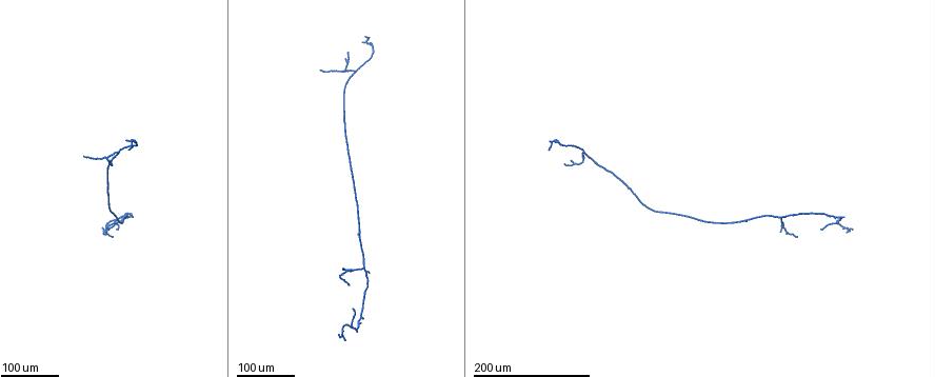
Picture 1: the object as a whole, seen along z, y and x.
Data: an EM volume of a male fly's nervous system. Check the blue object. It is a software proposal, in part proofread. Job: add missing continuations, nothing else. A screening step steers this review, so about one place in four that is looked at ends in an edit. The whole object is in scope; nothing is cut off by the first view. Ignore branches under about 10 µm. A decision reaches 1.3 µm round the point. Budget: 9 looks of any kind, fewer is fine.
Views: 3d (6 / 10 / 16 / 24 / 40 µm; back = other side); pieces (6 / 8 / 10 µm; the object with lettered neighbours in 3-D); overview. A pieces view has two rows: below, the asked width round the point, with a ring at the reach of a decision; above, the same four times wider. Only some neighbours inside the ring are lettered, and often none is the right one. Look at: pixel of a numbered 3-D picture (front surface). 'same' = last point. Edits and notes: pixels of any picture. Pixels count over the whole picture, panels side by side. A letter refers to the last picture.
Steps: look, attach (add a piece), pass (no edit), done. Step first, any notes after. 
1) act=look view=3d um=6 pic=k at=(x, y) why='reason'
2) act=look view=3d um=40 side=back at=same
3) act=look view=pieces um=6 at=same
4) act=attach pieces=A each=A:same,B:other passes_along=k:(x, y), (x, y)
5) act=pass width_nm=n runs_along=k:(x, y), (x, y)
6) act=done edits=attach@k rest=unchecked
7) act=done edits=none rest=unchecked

act=look view=3d um=40 pic=1 at=(131, 141)

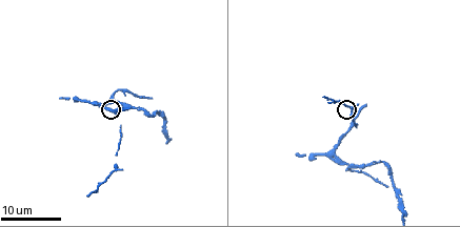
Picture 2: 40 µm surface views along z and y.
act=look view=pieces um=6 pic=2 at=(364, 106)

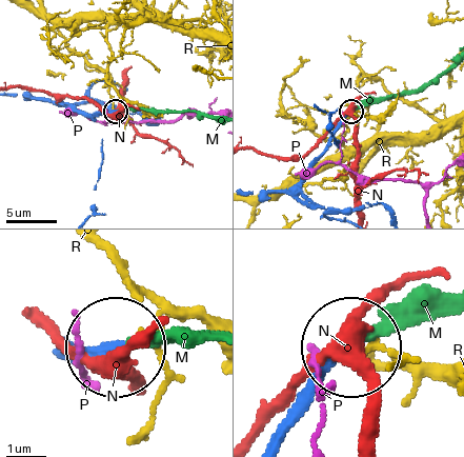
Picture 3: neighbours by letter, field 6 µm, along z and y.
act=attach pieces=M each=M:same,N:other,P:other,R:other passes_along=3:(95, 114), (154, 110), (215, 117) found='it goes on there'

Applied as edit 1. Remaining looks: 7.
act=look view=3d um=16 pic=2 at=(323, 96) why='end of a long branch'

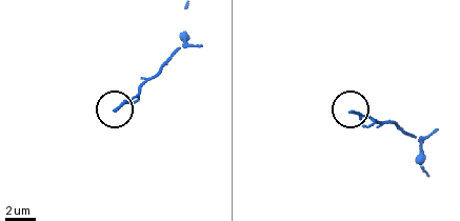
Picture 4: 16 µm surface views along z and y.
act=look view=pieces um=10 pic=4 at=(115, 110)

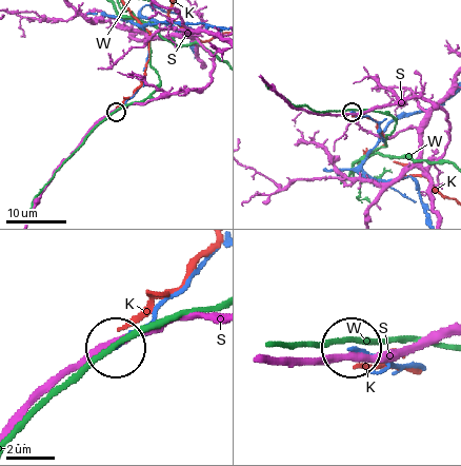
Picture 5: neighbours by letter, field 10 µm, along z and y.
act=pass each=K:other,S:other,W:other runs_along=5:(408, 369), (351, 350) found='no lettered piece goes on from it'

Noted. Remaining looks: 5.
act=look view=3d um=40 pic=1 at=(345, 57) why='branch stops here'

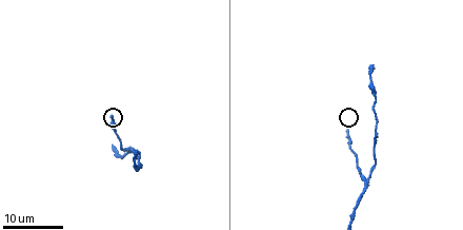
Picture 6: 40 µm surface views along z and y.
act=look view=pieces um=8 pic=6 at=(346, 131)

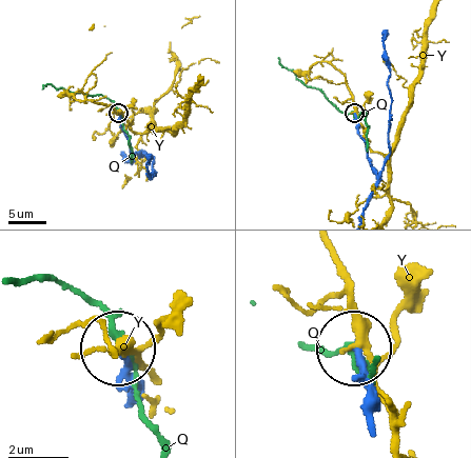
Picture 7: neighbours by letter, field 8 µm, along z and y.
act=pass each=Q:other,Y:other runs_along=7:(364, 213), (376, 174), (354, 114) found='none of them fits'

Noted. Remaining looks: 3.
act=look view=3d um=16 pic=2 at=(150, 98) why='thin end'

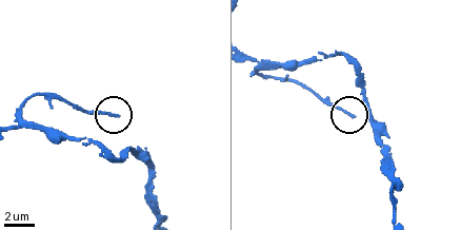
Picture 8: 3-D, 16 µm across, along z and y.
act=look view=pieces um=6 pic=8 at=(116, 116)

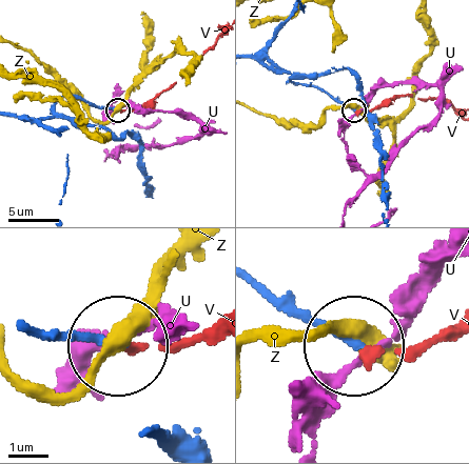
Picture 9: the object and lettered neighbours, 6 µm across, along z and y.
act=attach pieces=V each=U:other,V:same,Z:other found='it goes on there'

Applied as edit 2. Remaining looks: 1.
act=done edits=attach@3,attach@9 rest=unchecked

